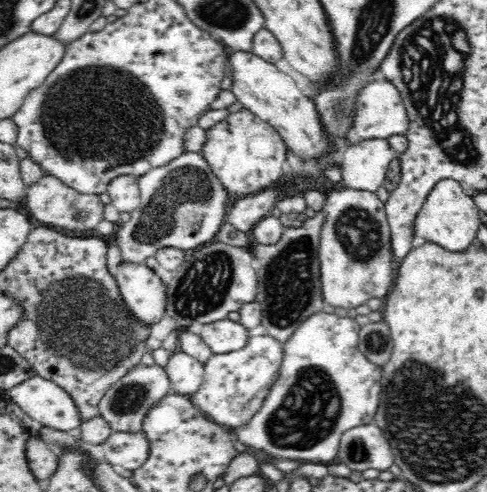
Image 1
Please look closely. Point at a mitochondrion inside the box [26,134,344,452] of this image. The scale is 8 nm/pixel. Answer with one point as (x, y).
(93, 332)

